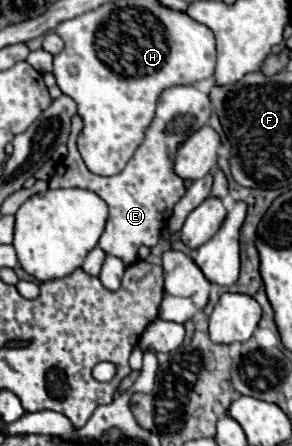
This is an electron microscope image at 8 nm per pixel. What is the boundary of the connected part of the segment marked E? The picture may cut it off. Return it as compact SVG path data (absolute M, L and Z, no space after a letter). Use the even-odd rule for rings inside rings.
M194 85L186 87L170 87L166 89L158 99L158 109L152 125L146 131L144 143L136 149L134 157L128 161L128 165L114 177L98 177L90 179L90 173L84 171L82 157L76 149L76 137L82 131L82 119L76 115L72 119L72 133L68 139L68 155L56 167L54 177L50 179L50 189L58 187L80 187L90 189L96 195L100 195L108 203L108 221L104 227L104 233L98 241L98 245L118 259L122 259L124 265L132 265L138 255L140 245L156 245L160 239L160 231L168 217L172 215L172 207L180 201L180 197L186 193L184 181L172 171L174 155L178 145L206 125L210 117L210 99L206 93L198 91ZM166 211L166 217L164 217Z

